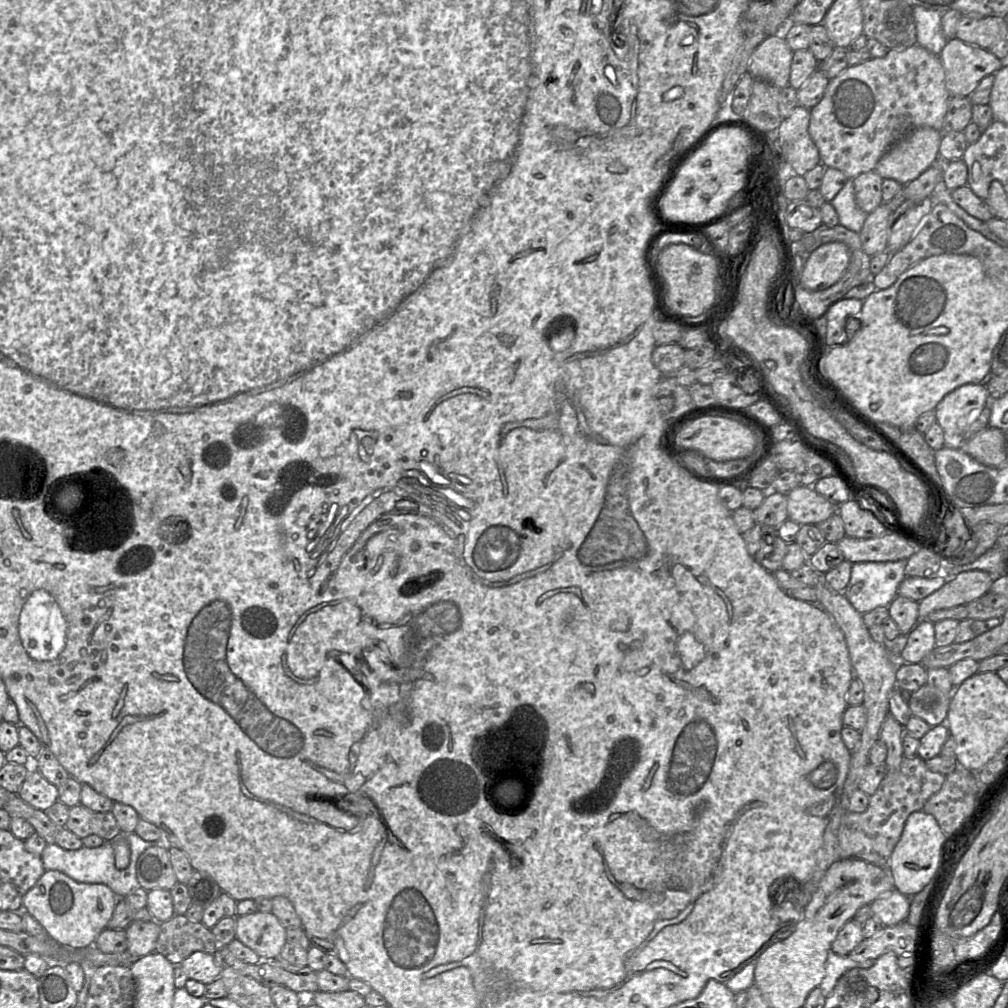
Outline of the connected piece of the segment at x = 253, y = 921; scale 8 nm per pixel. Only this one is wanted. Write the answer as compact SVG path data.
M257 911L253 914L236 916L236 938L255 951L261 960L274 960L279 957L286 943L286 929L272 912Z

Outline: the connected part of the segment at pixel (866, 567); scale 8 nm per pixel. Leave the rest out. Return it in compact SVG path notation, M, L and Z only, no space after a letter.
M907 559L888 562L853 563L850 580L843 593L852 606L861 614L877 607L888 607L898 595L898 587L905 575Z

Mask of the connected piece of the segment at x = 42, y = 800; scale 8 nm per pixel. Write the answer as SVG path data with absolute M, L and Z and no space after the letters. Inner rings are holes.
M30 767L18 796L32 807L46 811L58 799L58 787L49 782L38 770Z

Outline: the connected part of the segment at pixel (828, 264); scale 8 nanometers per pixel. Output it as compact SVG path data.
M822 244L810 253L802 271L801 283L811 291L827 289L841 278L849 261L850 250L846 244Z

